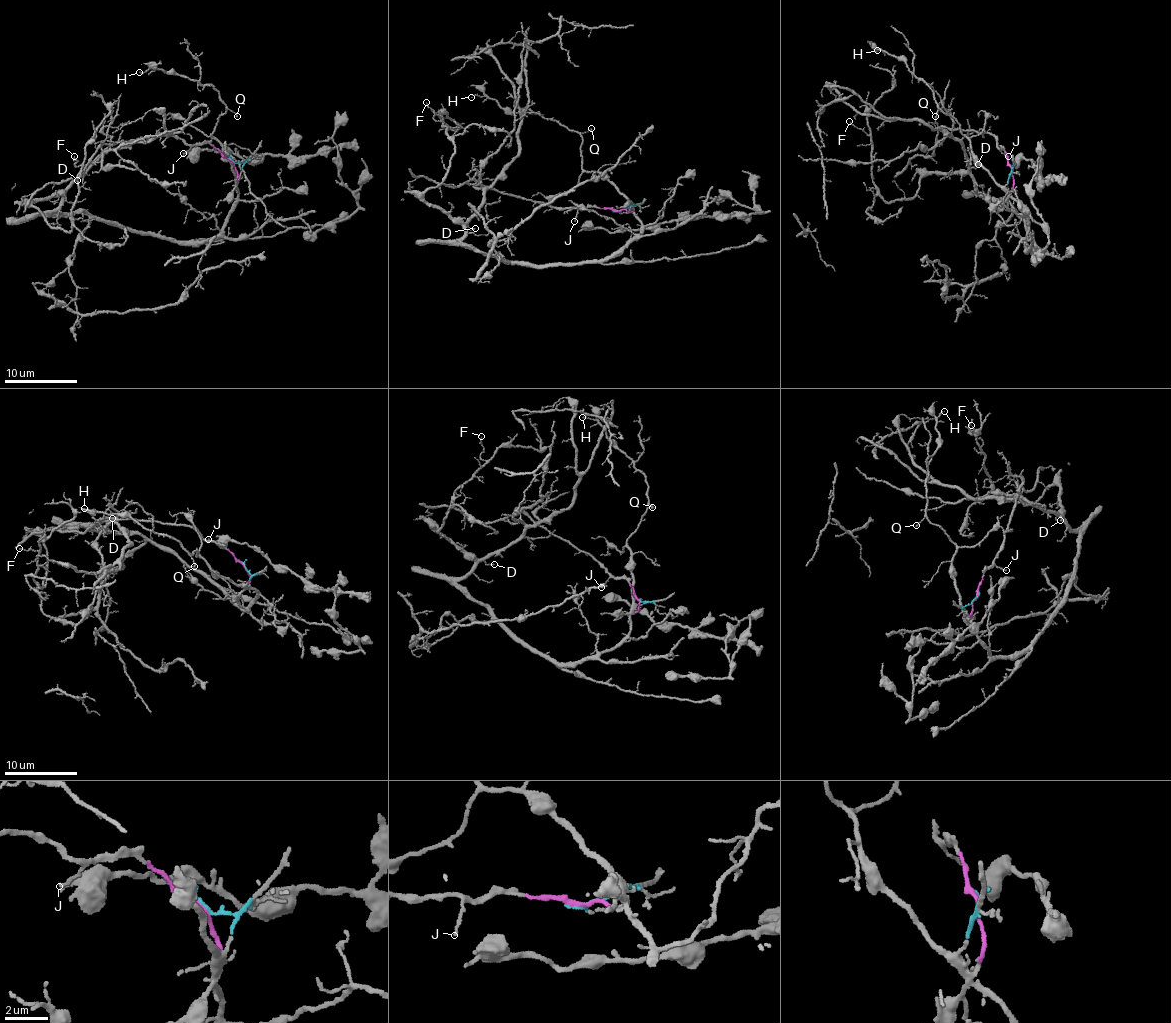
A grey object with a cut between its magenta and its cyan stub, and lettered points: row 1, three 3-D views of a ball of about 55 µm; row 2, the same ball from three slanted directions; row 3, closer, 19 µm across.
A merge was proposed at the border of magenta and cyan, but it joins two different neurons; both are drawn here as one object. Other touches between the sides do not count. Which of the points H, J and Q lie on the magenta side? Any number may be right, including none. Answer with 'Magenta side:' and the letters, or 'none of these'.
Magenta side: J

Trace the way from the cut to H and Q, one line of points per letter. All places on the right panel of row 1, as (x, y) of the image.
H: (1012, 168), (1010, 177), (1001, 185), (978, 162), (960, 124), (941, 108), (929, 87), (902, 60), (876, 51)
Q: (1012, 168), (1010, 177), (1001, 185), (978, 162), (959, 123), (939, 110), (935, 117)

